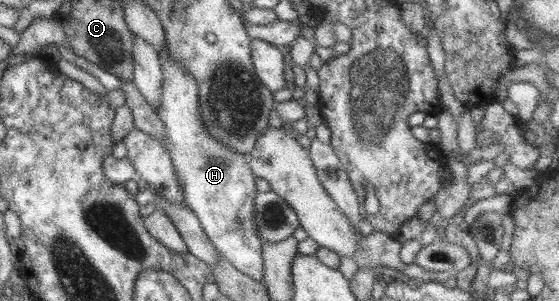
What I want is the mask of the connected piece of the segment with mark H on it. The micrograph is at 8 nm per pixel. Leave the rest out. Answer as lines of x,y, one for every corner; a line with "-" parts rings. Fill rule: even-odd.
160,54
161,87
156,117
164,127
162,147
168,151
182,201
201,226
204,235
218,255
234,270
260,281
262,278
262,248
254,225
252,203
257,190
254,175
247,166
246,156
234,152
208,134
200,118
198,88
188,70
184,70
168,54

